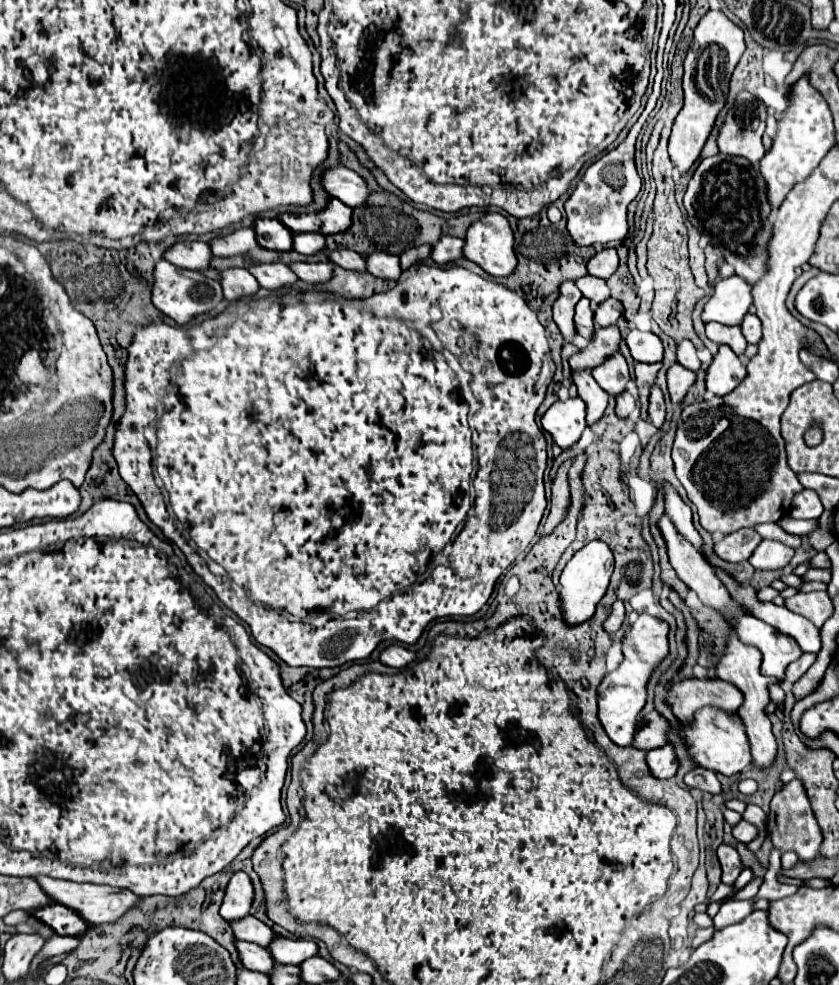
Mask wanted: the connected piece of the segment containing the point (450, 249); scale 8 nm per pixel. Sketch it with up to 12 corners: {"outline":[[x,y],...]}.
{"outline":[[441,236],[431,258],[447,264],[463,256],[463,240]]}

